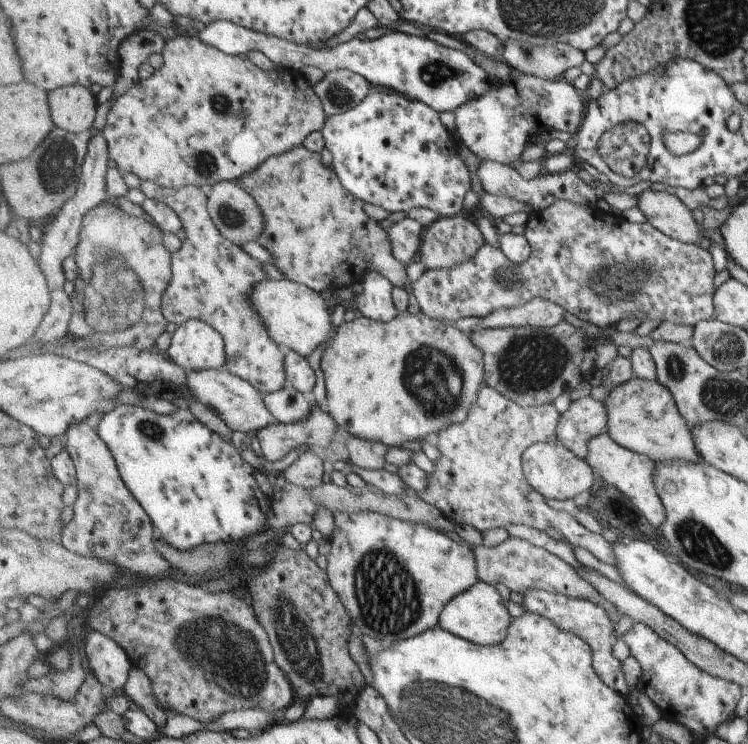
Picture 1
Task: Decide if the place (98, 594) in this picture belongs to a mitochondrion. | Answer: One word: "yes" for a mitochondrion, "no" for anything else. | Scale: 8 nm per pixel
no

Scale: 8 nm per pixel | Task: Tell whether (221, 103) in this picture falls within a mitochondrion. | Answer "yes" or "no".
yes

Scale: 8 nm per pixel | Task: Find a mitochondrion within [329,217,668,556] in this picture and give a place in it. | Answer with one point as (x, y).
(531, 362)

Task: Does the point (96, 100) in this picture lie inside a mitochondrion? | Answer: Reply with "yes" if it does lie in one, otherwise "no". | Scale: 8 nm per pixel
no

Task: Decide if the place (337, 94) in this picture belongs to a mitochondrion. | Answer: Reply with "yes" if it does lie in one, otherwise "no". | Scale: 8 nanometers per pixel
yes

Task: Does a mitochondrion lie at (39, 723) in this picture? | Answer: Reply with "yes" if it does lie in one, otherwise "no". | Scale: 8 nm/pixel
no

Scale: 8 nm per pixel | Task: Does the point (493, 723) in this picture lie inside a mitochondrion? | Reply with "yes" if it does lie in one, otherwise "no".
yes

